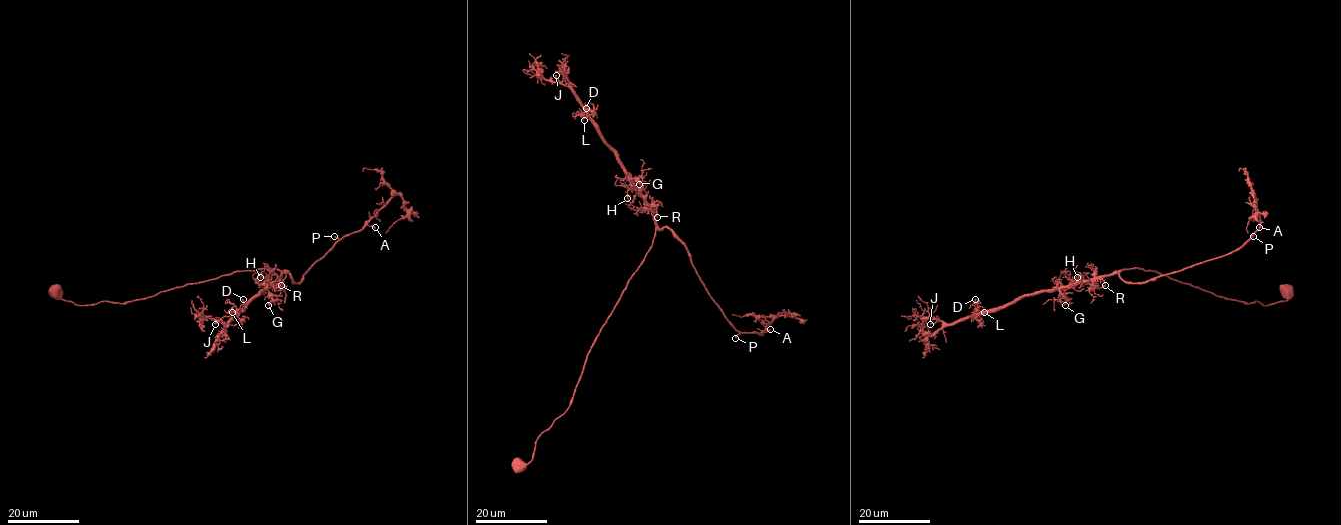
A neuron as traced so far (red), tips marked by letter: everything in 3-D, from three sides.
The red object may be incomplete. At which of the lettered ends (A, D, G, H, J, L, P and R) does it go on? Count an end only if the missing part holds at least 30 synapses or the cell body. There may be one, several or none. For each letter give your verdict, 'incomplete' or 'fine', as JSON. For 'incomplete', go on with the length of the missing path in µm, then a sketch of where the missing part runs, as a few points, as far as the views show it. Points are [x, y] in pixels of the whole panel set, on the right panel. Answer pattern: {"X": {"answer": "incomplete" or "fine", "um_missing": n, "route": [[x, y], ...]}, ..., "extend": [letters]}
{"A": {"answer": "fine"}, "D": {"answer": "fine"}, "G": {"answer": "fine"}, "H": {"answer": "fine"}, "J": {"answer": "fine"}, "L": {"answer": "fine"}, "P": {"answer": "fine"}, "R": {"answer": "fine"}, "extend": []}

